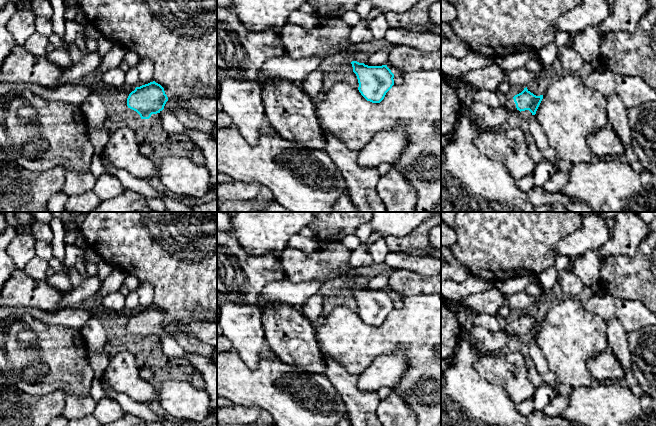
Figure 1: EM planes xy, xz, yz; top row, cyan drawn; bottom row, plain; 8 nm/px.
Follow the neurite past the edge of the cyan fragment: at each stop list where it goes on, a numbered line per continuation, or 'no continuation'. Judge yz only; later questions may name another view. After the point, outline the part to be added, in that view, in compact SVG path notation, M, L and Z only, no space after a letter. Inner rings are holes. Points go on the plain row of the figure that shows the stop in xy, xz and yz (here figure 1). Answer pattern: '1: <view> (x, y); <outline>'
1: yz (510, 328); M508 321L504 330L510 334L511 340L518 339L520 337L520 335L516 332L513 321Z

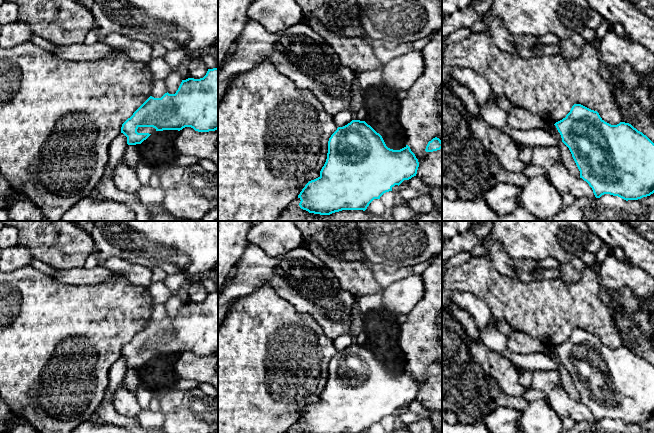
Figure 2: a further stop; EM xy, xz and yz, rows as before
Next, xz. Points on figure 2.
no continuation

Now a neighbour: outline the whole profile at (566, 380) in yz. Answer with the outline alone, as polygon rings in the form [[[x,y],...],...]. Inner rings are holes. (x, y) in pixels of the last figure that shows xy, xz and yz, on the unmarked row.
[[[562,366],[558,368],[560,377],[561,377],[561,383],[563,386],[563,389],[565,392],[575,401],[580,402],[580,395],[572,381],[572,378],[569,374],[569,372]]]

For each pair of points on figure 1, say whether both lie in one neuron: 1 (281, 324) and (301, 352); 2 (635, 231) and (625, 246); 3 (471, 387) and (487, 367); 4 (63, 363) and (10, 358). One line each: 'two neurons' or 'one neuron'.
1: one neuron
2: one neuron
3: two neurons
4: one neuron

